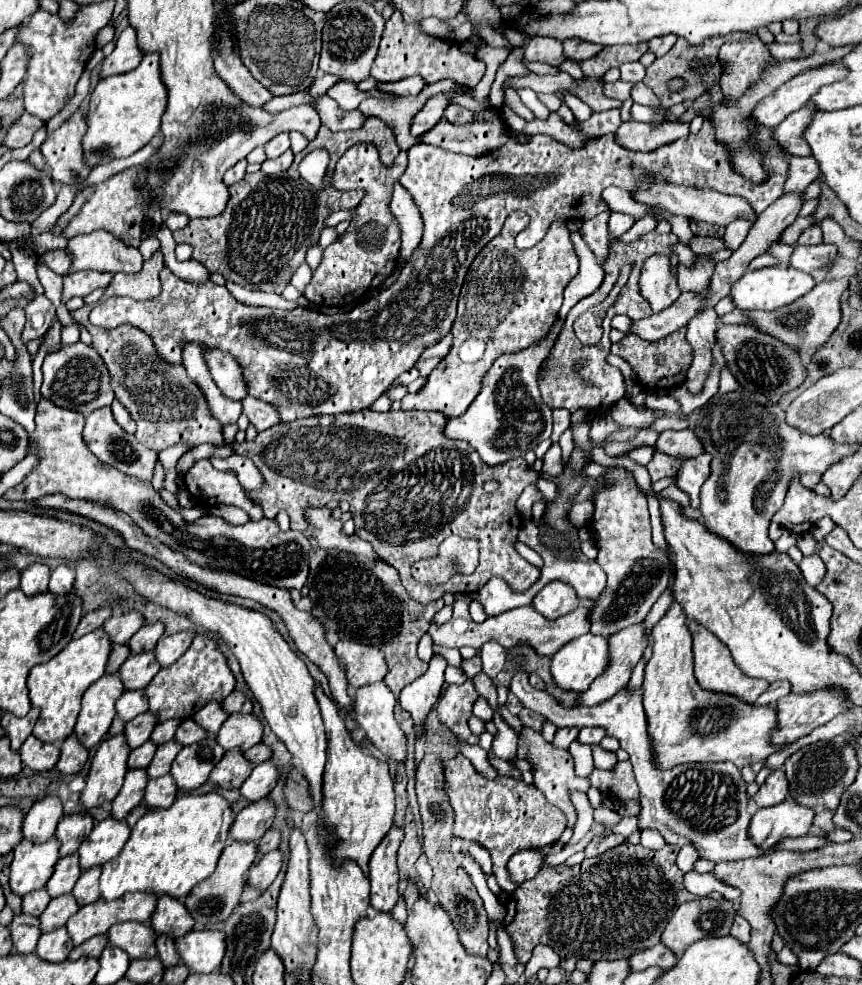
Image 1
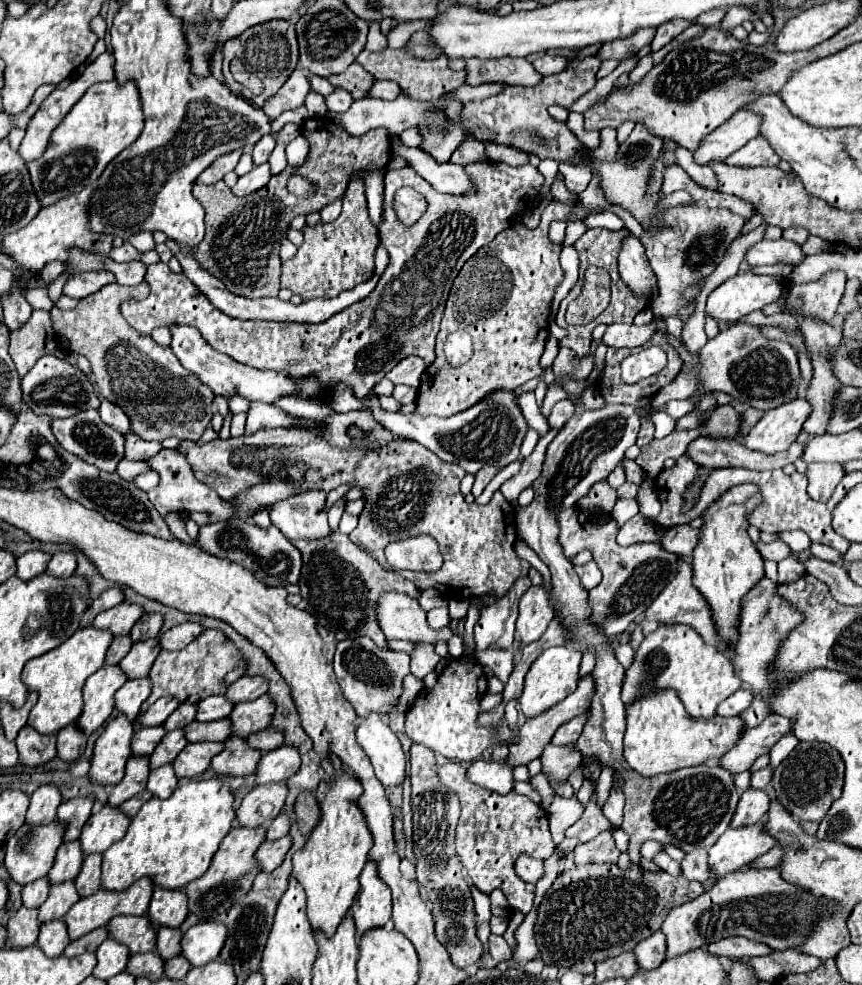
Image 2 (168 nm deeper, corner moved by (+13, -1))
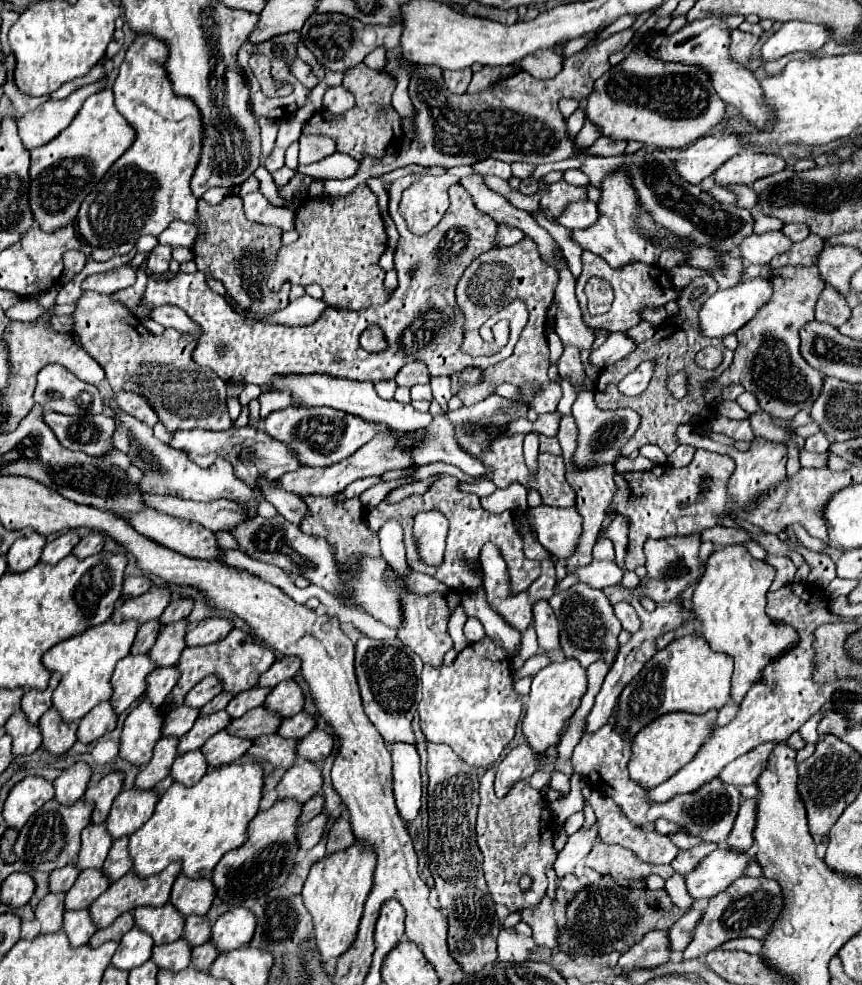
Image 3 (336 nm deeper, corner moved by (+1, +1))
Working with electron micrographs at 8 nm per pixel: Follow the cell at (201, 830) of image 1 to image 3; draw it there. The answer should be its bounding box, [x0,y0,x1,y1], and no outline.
[129,763,263,879]

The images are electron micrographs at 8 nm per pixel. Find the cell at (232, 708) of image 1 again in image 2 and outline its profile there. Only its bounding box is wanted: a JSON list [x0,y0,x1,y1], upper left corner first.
[227,677,269,703]

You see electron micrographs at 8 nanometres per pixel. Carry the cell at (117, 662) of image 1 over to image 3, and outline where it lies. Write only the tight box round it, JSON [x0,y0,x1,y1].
[131,619,161,655]

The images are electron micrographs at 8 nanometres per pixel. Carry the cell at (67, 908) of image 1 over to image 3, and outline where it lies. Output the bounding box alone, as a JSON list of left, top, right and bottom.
[65,871,109,909]

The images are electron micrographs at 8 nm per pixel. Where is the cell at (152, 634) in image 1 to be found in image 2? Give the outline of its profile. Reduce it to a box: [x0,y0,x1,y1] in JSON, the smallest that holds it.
[131,613,163,641]

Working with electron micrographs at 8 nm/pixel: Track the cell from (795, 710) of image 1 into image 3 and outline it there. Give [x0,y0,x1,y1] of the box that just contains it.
[719,741,777,787]

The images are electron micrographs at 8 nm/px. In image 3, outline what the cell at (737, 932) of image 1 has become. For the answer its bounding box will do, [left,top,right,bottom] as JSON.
[723,937,763,953]

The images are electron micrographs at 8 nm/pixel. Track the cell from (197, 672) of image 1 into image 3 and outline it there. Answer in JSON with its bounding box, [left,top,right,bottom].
[163,629,275,709]

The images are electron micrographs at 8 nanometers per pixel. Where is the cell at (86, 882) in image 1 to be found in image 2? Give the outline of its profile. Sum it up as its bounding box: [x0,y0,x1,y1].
[75,855,103,897]

